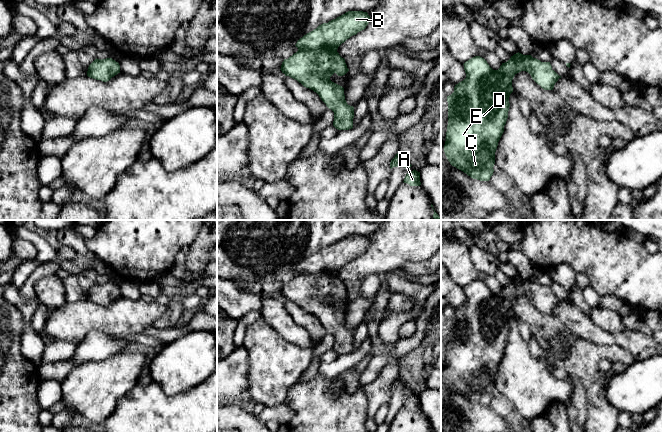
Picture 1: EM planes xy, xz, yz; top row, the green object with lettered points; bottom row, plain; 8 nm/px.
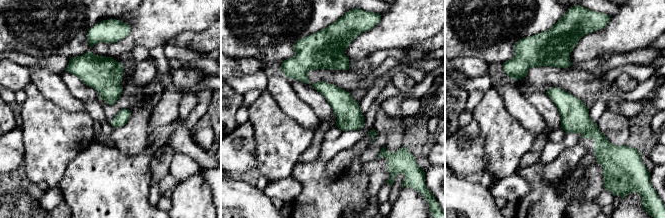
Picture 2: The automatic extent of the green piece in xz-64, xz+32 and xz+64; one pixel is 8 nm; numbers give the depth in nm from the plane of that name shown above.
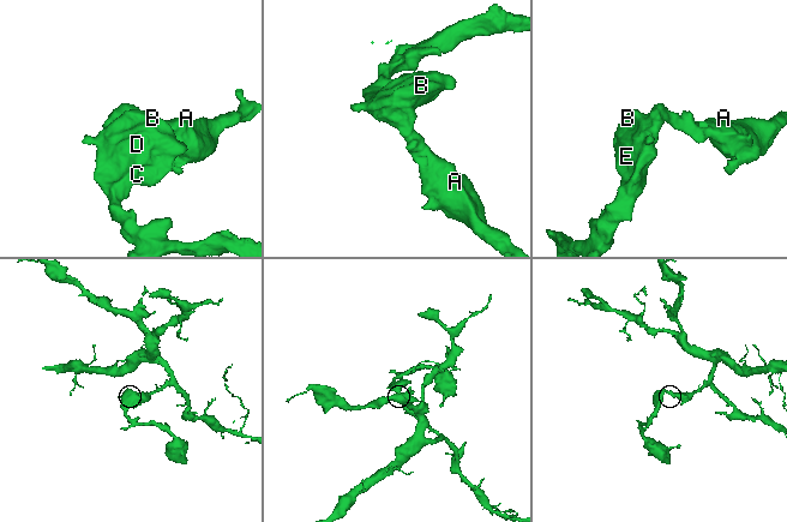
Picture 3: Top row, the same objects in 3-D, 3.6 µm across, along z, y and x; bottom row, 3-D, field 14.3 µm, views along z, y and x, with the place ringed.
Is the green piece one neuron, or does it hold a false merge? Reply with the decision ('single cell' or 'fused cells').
single cell

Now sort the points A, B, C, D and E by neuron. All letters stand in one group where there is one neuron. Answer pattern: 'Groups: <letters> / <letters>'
Groups: A B C D E

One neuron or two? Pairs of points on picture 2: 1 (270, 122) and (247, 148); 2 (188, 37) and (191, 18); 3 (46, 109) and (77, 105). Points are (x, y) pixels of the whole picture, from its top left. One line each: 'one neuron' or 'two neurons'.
1: two neurons
2: two neurons
3: two neurons

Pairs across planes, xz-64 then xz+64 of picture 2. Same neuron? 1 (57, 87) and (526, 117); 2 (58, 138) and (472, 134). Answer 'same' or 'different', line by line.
1: same
2: different

